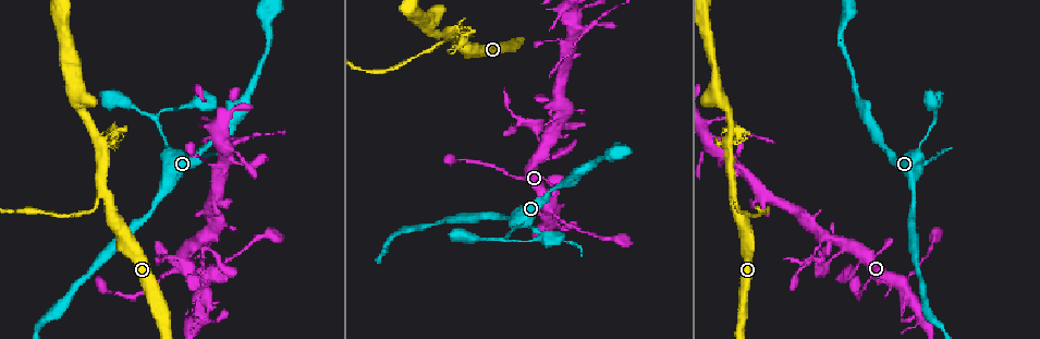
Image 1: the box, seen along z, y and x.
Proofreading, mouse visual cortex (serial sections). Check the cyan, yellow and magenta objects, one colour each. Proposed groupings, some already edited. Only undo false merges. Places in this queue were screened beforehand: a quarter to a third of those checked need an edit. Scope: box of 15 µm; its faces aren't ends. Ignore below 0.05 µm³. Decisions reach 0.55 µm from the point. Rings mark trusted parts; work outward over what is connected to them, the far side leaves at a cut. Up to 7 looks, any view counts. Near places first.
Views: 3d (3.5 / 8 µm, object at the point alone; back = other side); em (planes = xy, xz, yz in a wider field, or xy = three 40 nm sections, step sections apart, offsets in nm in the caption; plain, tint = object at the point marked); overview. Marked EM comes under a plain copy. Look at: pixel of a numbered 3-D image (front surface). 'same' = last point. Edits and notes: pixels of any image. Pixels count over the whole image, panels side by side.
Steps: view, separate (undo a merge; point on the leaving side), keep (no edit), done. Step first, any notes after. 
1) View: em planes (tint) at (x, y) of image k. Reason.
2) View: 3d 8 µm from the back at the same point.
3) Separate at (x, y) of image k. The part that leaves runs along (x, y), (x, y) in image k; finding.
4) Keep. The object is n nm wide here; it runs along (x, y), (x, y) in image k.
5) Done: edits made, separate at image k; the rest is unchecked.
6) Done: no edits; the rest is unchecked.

View: 3d 8 µm at (734, 194) of image 1. Thick turns thin.

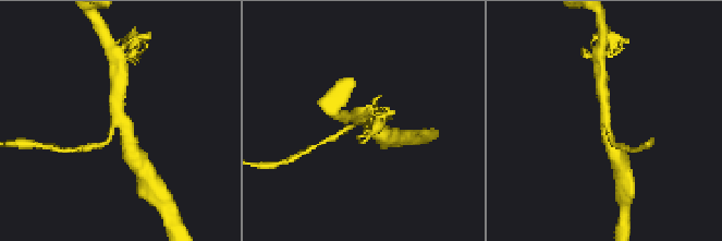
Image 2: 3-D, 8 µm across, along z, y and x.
View: em xy step 1 (tint) at (125, 118) of image 2. 3 arms meet here; the arms are 200, 350, 400 nm wide.

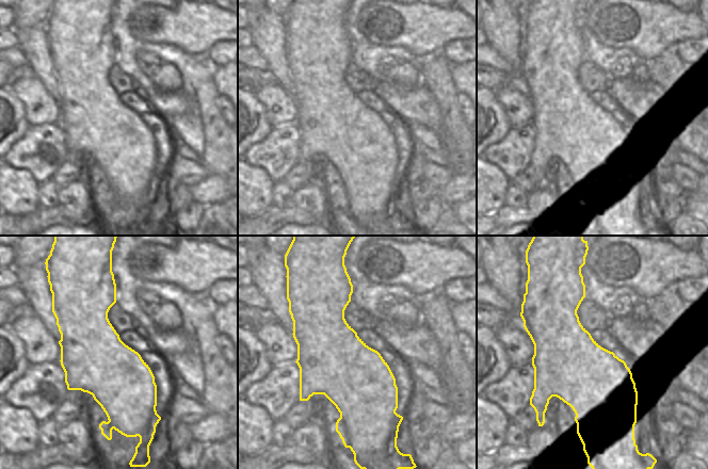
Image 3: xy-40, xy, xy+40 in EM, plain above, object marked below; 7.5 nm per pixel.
Keep. It runs along (131, 149), (117, 89) in image 2; all the same cell.

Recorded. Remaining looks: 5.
View: 3d 3.5 µm at (843, 252) of image 1. Two arms in line, one across.

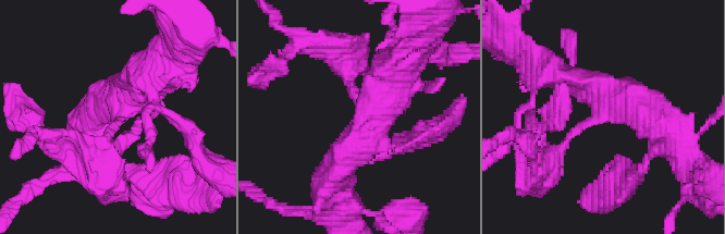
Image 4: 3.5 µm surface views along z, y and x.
Keep. 3 arms meet here; it runs along (335, 179), (396, 73) in image 4; all the same cell.

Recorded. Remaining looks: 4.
View: 3d 3.5 µm at (231, 143) of image 1. Thin arm on a thick one.

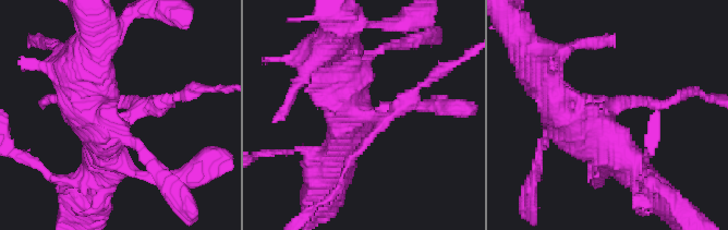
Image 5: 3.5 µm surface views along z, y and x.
View: em xy step 5 (tint) at (604, 121) of image 5.

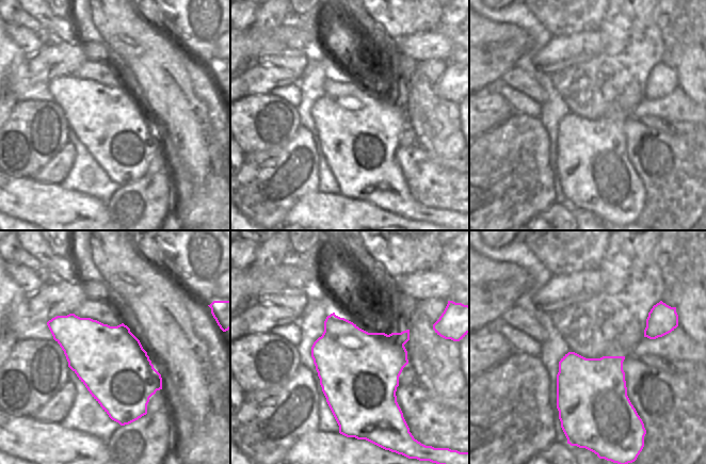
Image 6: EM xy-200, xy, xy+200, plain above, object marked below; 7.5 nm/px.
Separate at (162, 103) of image 5. Two cells meet here.

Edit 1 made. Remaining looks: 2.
Done: edits made, separate at image 5; the rest is unchecked.

